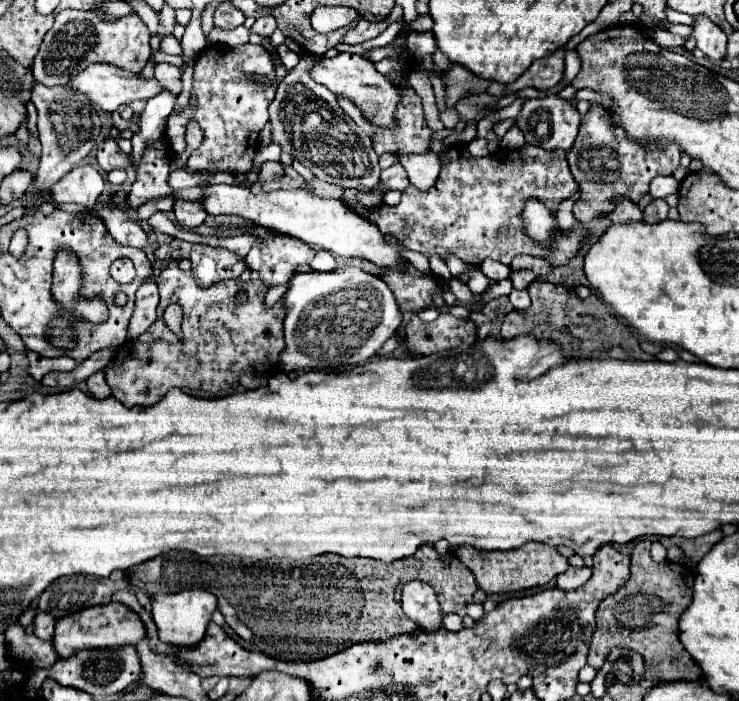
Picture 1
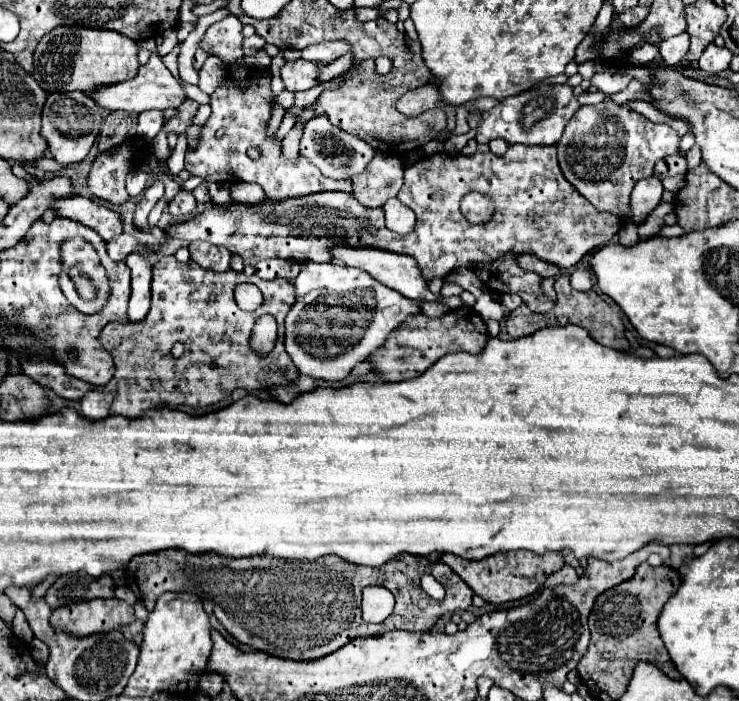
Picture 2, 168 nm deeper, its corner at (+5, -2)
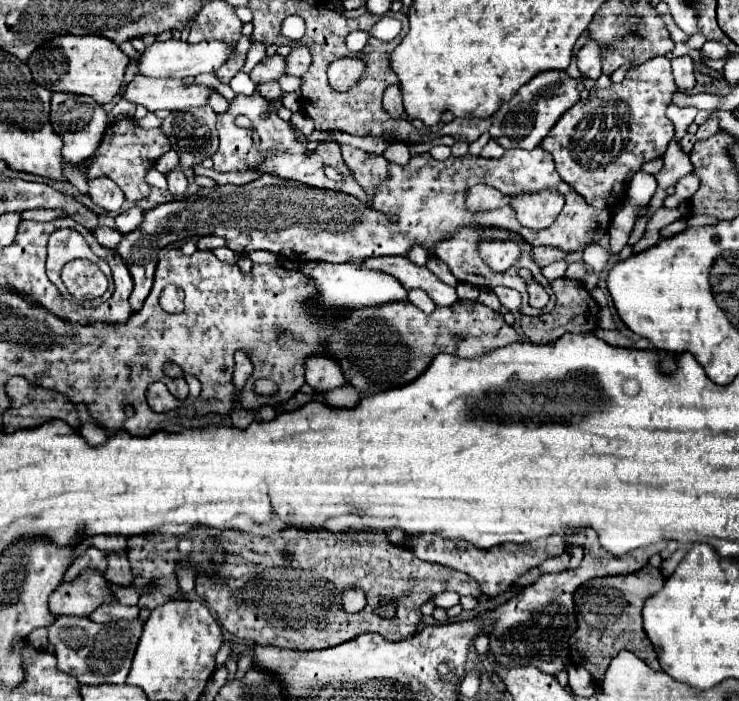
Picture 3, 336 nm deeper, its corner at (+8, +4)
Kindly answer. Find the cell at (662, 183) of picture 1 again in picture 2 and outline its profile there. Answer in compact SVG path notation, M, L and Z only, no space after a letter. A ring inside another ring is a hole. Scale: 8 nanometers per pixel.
M651 176L645 180L639 180L631 192L631 214L629 220L639 226L647 220L647 216L655 210L655 206L661 202L663 184L659 178Z

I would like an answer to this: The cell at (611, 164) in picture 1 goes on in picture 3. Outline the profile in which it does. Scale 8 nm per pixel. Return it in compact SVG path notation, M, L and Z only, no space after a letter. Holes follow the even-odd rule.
M666 56L652 58L642 66L630 68L622 82L596 90L586 100L574 104L540 146L552 154L562 180L590 206L612 210L622 200L628 176L640 172L644 162L666 152L674 136L674 124L666 118L674 90L671 61Z

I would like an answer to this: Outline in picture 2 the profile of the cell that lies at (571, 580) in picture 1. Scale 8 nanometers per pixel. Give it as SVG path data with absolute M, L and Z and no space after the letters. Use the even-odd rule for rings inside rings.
M565 564L559 572L553 572L553 574L549 574L547 576L547 580L545 580L545 586L557 586L557 584L573 584L577 580L577 574L575 574L575 570L569 566L569 564Z

